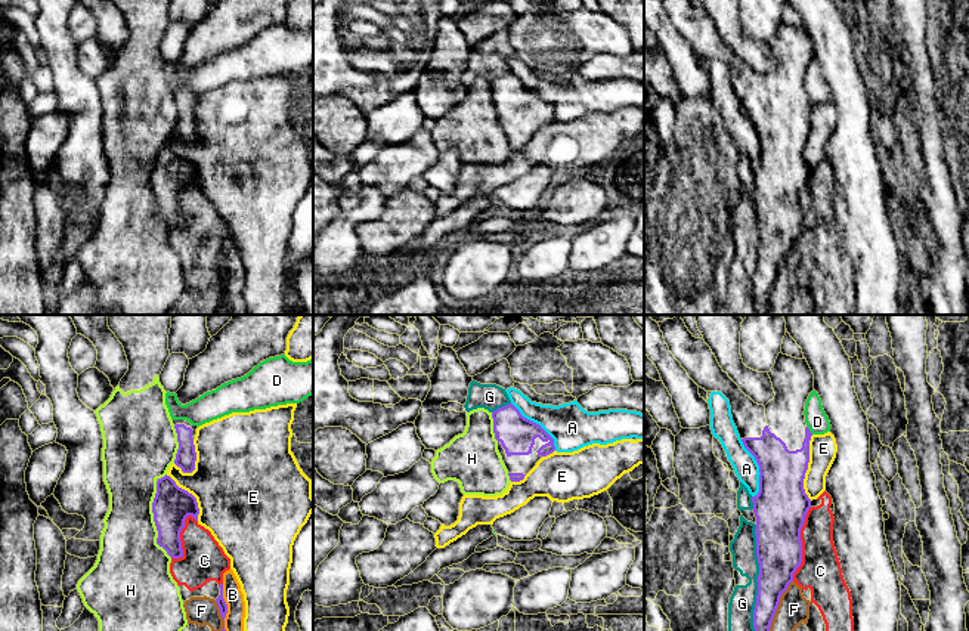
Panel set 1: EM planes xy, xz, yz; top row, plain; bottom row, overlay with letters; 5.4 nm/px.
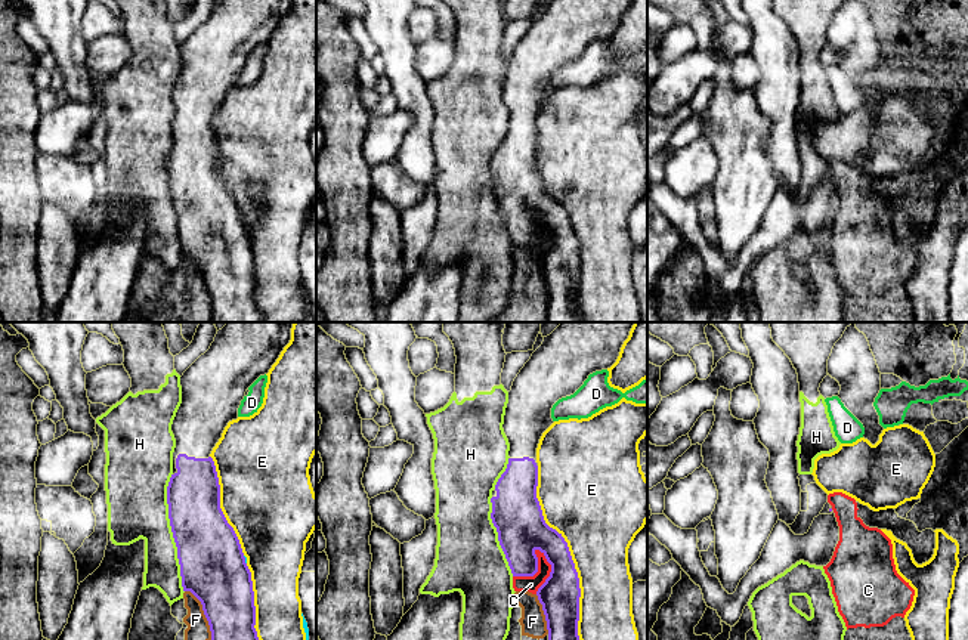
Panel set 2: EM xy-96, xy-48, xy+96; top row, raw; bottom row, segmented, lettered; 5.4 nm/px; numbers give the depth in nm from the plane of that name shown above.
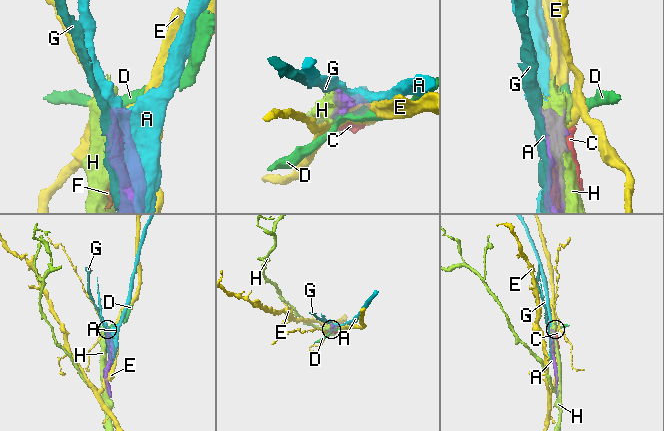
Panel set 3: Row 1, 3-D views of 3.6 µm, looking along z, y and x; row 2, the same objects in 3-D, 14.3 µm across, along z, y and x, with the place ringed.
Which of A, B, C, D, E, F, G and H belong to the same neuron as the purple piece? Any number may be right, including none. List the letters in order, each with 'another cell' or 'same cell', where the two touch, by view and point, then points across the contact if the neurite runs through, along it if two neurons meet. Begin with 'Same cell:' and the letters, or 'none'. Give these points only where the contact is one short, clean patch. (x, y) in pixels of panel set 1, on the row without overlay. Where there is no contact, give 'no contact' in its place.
Same cell: none
A: another cell | yz (759, 138)
B: another cell | xy (225, 272)
C: another cell | yz (801, 213)
D: another cell | yz (808, 99) | along yz (807, 95), (813, 102)
E: another cell | yz (807, 136)
F: another cell | yz (774, 281)
G: another cell | yz (758, 254)
H: another cell | xy (154, 189)

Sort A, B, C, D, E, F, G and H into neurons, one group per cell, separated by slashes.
A / B C F / D / E / G / H

